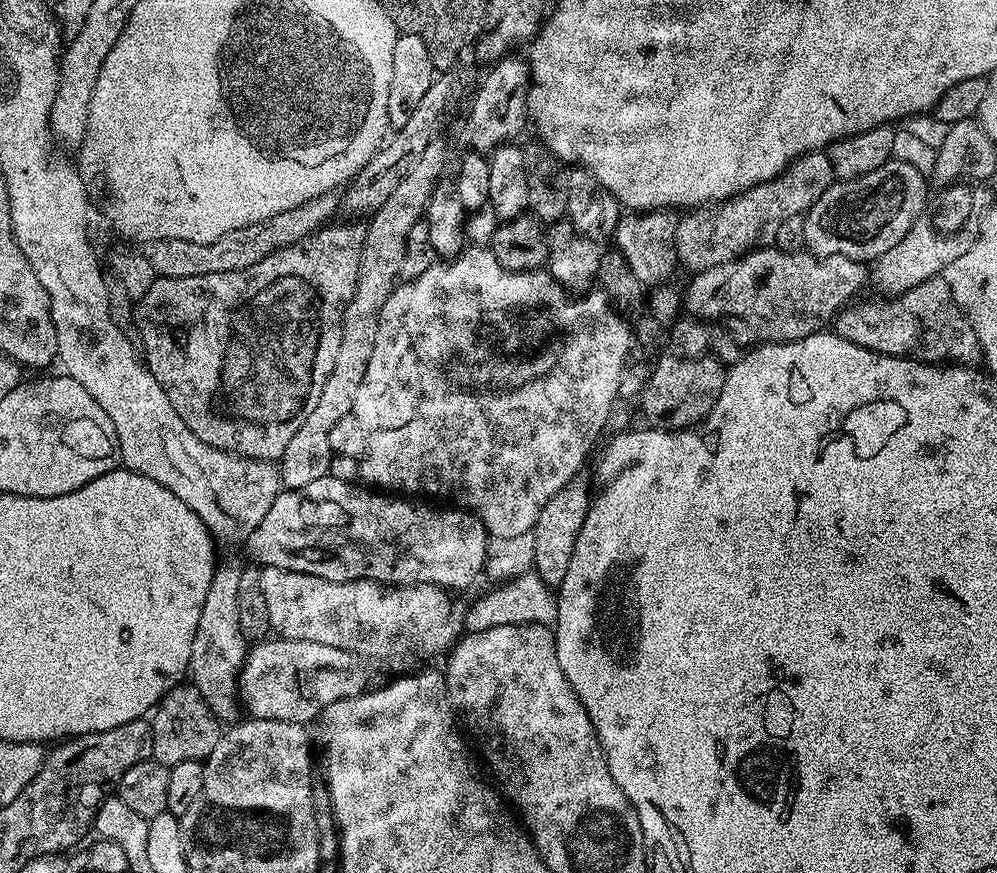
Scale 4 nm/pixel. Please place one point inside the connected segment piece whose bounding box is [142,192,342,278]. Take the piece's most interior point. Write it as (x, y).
(172, 258)

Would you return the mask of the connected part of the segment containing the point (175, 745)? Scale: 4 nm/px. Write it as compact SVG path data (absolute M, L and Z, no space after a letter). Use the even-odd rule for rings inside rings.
M181 682L170 689L156 705L150 716L152 725L151 759L169 766L178 762L201 762L207 760L210 750L218 746L222 735L221 721L206 706L202 694L188 682Z

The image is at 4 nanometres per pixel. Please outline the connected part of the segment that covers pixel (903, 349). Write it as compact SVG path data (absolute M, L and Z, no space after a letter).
M943 275L914 286L899 299L875 299L853 303L837 312L834 319L836 335L878 354L915 358L929 364L951 362L956 366L972 366L981 359L978 334L974 334L964 312L954 302Z

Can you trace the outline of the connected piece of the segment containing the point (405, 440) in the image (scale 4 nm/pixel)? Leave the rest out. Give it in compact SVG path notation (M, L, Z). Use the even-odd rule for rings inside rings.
M465 247L459 256L451 257L447 262L437 262L430 266L430 270L426 270L426 274L422 274L417 280L406 280L397 283L392 289L390 298L386 298L386 302L380 311L380 321L378 322L378 338L374 338L374 354L370 354L370 366L366 366L366 374L362 377L362 386L358 386L358 394L354 394L354 406L352 412L346 414L346 418L342 418L334 426L334 430L330 430L330 446L333 453L337 456L345 456L346 458L354 458L358 462L358 470L360 471L360 480L365 485L371 486L376 490L387 490L392 494L412 494L408 492L424 492L428 491L432 496L445 496L446 499L452 500L453 505L459 506L461 509L467 510L473 516L477 516L484 524L484 528L491 538L511 538L517 534L526 534L531 532L534 525L538 522L538 514L542 514L542 506L546 506L546 502L550 502L550 498L554 498L554 494L558 494L558 490L562 490L562 486L566 486L570 481L577 479L580 467L584 464L584 459L592 452L592 447L596 444L596 439L600 436L600 431L608 424L608 419L612 416L612 407L618 403L619 382L626 365L629 363L628 351L634 347L634 332L620 316L607 293L603 290L589 290L583 294L572 295L567 288L552 277L552 273L547 270L537 270L535 272L511 272L506 270L498 262L498 258L494 258L491 247L472 248Z

